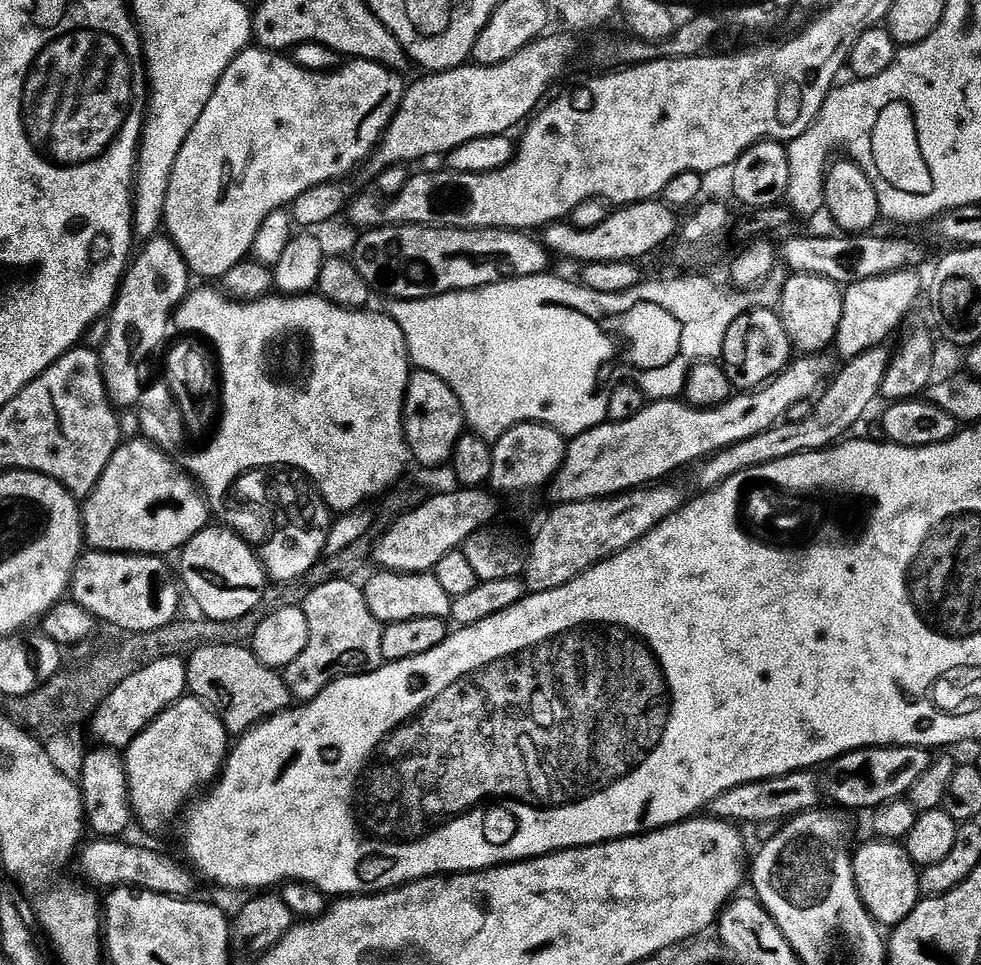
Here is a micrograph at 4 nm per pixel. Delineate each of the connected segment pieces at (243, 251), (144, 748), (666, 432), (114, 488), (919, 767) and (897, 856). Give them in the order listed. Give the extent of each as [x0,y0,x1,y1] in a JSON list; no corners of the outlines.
[[163,46,405,282],[123,694,230,832],[546,358,824,505],[82,438,210,554],[826,745,933,810],[852,838,922,926]]

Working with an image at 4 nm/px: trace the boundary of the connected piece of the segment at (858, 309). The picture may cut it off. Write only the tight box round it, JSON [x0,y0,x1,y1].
[834,270,920,361]

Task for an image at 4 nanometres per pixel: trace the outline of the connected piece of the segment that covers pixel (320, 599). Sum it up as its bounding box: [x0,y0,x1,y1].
[282,578,385,702]

